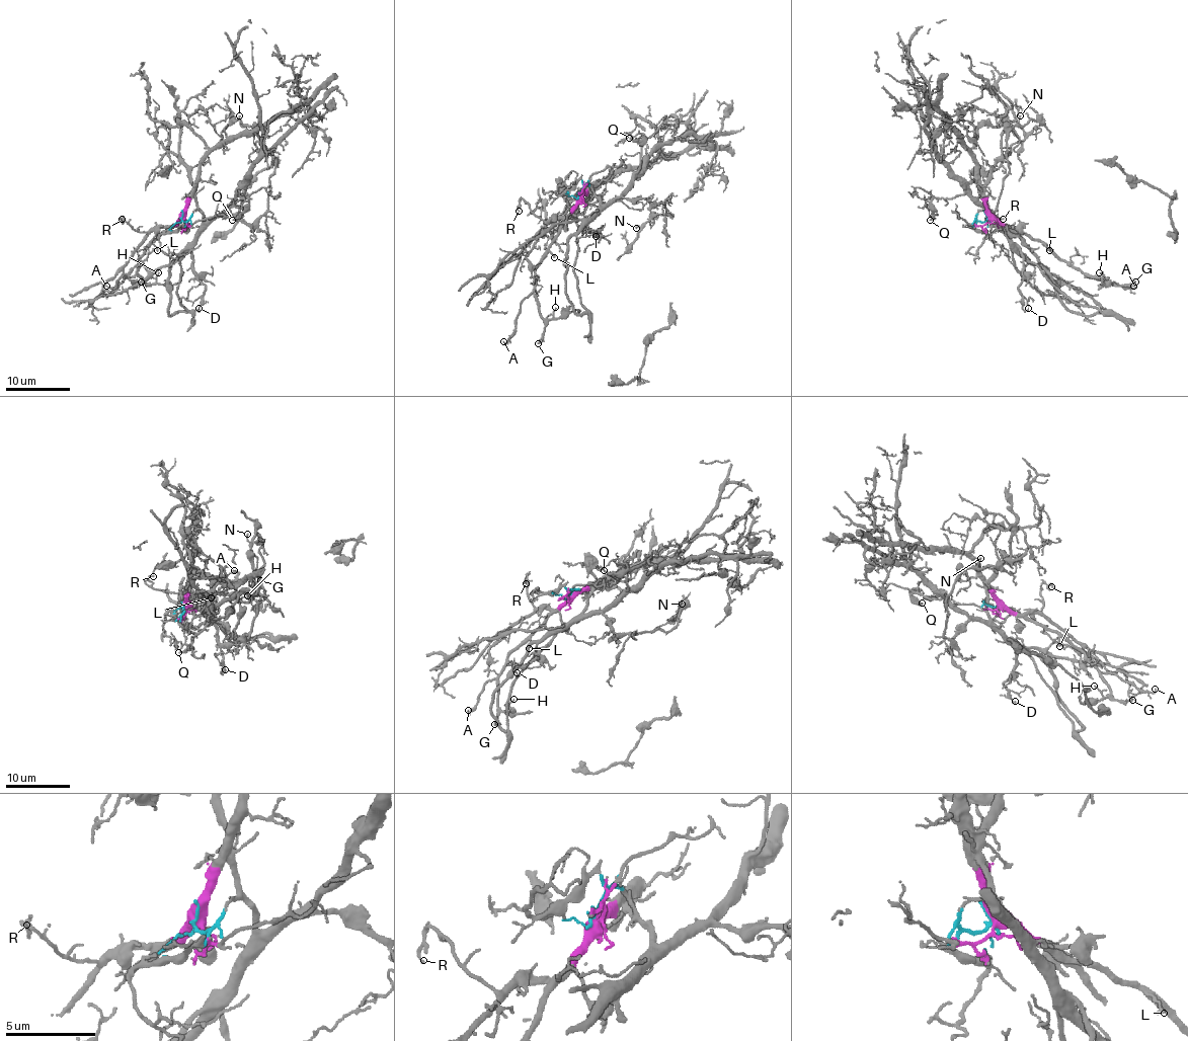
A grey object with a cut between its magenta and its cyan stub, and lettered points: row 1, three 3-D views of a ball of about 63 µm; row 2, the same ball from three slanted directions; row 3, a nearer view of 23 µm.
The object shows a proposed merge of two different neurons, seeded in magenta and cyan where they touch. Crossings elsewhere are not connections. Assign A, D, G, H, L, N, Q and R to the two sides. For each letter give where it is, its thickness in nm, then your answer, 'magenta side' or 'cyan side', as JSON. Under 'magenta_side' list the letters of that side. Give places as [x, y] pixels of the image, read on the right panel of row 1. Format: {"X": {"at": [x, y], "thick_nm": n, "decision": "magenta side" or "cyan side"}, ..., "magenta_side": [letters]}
{"A": {"at": [1133, 286], "thick_nm": 150, "decision": "magenta side"}, "D": {"at": [1028, 308], "thick_nm": 120, "decision": "cyan side"}, "G": {"at": [1135, 282], "thick_nm": 170, "decision": "magenta side"}, "H": {"at": [1099, 272], "thick_nm": 120, "decision": "magenta side"}, "L": {"at": [1049, 250], "thick_nm": 140, "decision": "magenta side"}, "N": {"at": [1020, 115], "thick_nm": 100, "decision": "cyan side"}, "Q": {"at": [930, 220], "thick_nm": 140, "decision": "cyan side"}, "R": {"at": [1003, 219], "thick_nm": 170, "decision": "magenta side"}, "magenta_side": ["A", "G", "H", "L", "R"]}

